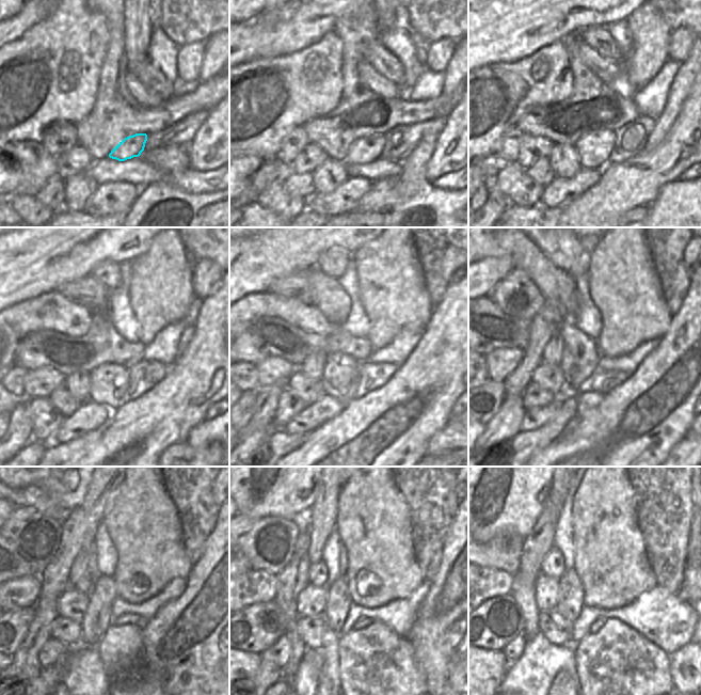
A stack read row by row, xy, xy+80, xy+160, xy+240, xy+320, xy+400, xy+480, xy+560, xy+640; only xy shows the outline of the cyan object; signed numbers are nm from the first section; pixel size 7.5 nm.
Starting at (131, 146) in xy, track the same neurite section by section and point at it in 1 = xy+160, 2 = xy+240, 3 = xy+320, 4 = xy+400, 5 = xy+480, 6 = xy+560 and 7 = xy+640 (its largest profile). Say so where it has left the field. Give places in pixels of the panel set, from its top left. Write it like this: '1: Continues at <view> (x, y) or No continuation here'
1: Continues at xy+160 (594, 148)
2: Continues at xy+240 (108, 382)
3: Continues at xy+320 (340, 375)
4: Continues at xy+400 (567, 363)
5: Continues at xy+480 (84, 585)
6: Continues at xy+560 (318, 575)
7: Continues at xy+640 (553, 566)

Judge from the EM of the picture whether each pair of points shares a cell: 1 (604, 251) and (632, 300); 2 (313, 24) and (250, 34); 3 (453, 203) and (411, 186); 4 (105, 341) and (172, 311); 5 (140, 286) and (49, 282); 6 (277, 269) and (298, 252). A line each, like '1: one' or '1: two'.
1: one
2: one
3: one
4: two
5: two
6: one

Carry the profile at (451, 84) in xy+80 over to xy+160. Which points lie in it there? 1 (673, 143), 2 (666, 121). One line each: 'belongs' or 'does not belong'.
1: does not belong
2: belongs

